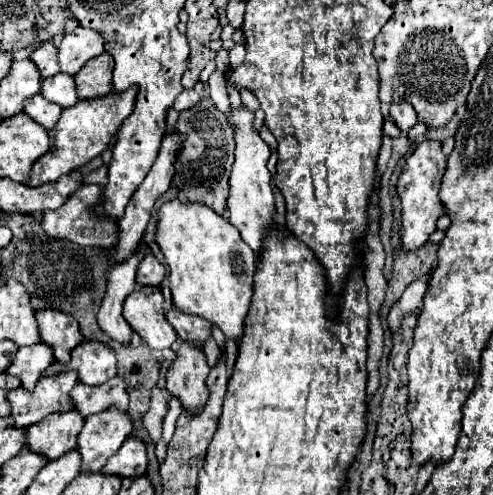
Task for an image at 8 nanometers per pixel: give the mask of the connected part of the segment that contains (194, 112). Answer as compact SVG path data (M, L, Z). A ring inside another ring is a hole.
M210 97L202 99L198 105L194 105L188 111L182 111L176 121L176 131L186 133L186 141L182 145L182 151L176 159L176 173L174 173L174 185L184 193L184 197L192 203L202 203L214 209L218 215L224 215L226 211L226 199L230 193L228 177L232 167L232 131L228 129L226 117Z

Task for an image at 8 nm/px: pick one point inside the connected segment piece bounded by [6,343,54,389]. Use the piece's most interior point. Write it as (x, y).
(30, 362)

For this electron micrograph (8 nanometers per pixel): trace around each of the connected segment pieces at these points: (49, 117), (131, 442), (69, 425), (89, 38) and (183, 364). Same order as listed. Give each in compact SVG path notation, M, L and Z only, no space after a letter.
M34 95L28 101L24 101L24 113L32 115L36 123L40 123L42 127L46 127L48 131L56 127L60 115L62 115L62 107L44 99L42 95Z
M128 437L118 449L118 453L108 459L102 471L120 477L138 477L146 473L146 467L148 467L148 455L144 441L140 437Z
M70 409L66 413L52 413L44 421L28 427L26 445L38 453L44 453L48 459L56 459L76 447L82 425L84 417L80 417L76 409Z
M78 25L70 35L64 35L58 47L58 63L64 73L76 75L88 59L102 53L104 53L102 35L94 29L86 29Z
M184 341L176 347L176 361L168 369L166 389L182 403L184 413L196 417L210 397L210 389L206 385L210 367L202 349L192 349L192 345L184 345Z

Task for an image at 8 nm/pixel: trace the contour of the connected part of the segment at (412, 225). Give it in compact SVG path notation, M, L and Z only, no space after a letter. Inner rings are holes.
M424 139L422 145L418 145L414 149L414 153L406 159L404 171L396 183L396 191L400 197L400 223L402 223L402 247L404 251L416 251L420 249L430 233L436 229L436 219L442 215L444 207L440 205L438 199L438 189L440 189L440 181L446 169L446 157L442 155L442 145L440 141L428 141Z

